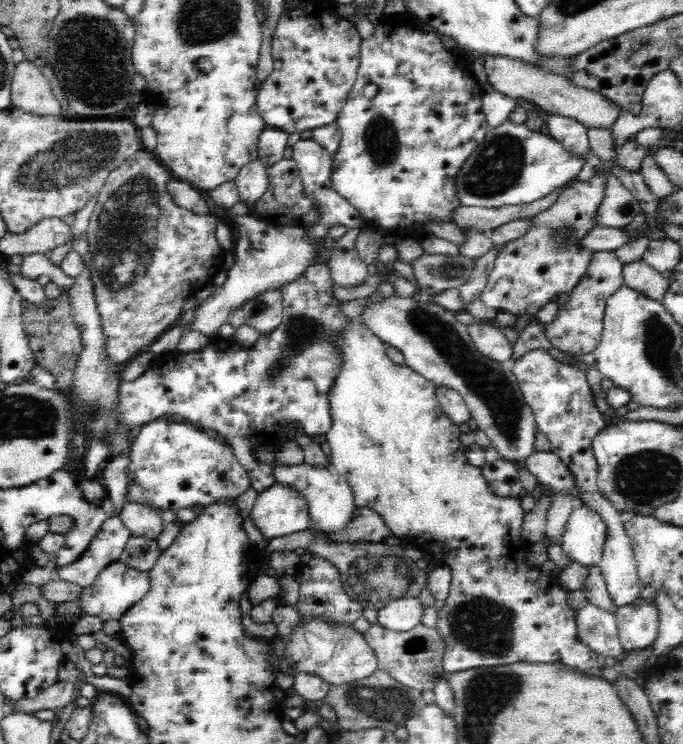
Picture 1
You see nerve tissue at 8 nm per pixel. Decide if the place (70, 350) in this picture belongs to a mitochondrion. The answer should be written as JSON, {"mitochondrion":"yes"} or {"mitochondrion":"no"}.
{"mitochondrion":"no"}

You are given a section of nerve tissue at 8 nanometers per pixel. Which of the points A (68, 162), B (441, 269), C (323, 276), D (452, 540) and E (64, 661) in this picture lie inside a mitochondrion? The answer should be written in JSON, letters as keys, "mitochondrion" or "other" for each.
{"A":"mitochondrion","B":"mitochondrion","C":"other","D":"other","E":"other"}

